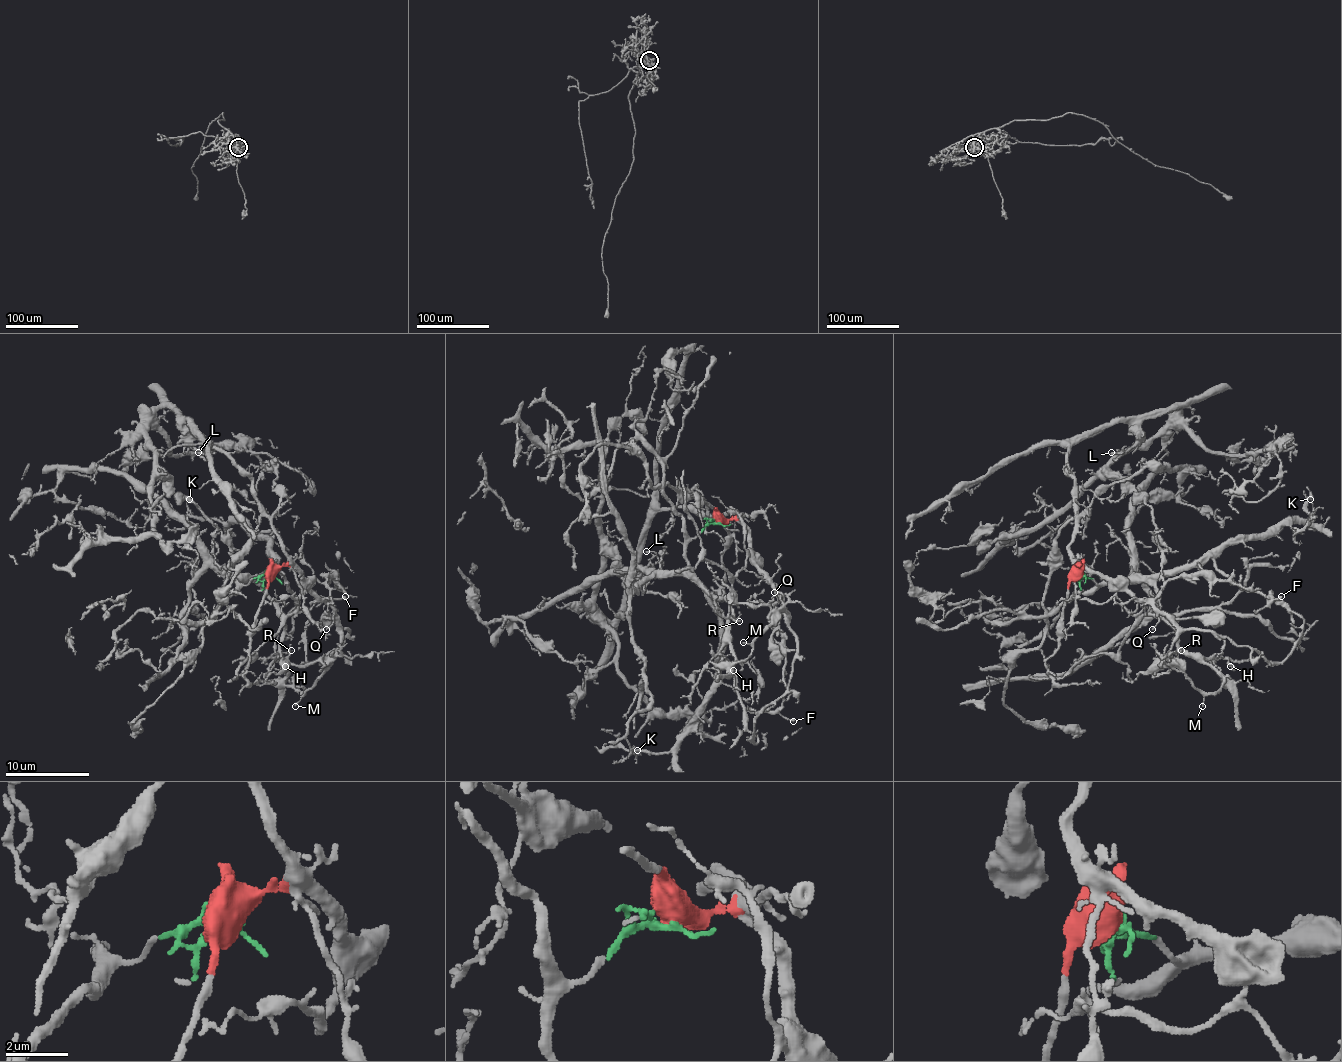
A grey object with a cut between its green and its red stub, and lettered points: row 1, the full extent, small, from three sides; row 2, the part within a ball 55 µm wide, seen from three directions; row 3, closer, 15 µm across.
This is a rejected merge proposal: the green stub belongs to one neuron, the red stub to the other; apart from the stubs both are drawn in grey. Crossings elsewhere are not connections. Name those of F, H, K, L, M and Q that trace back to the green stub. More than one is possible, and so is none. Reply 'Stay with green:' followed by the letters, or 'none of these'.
Stay with green: F, H, K

